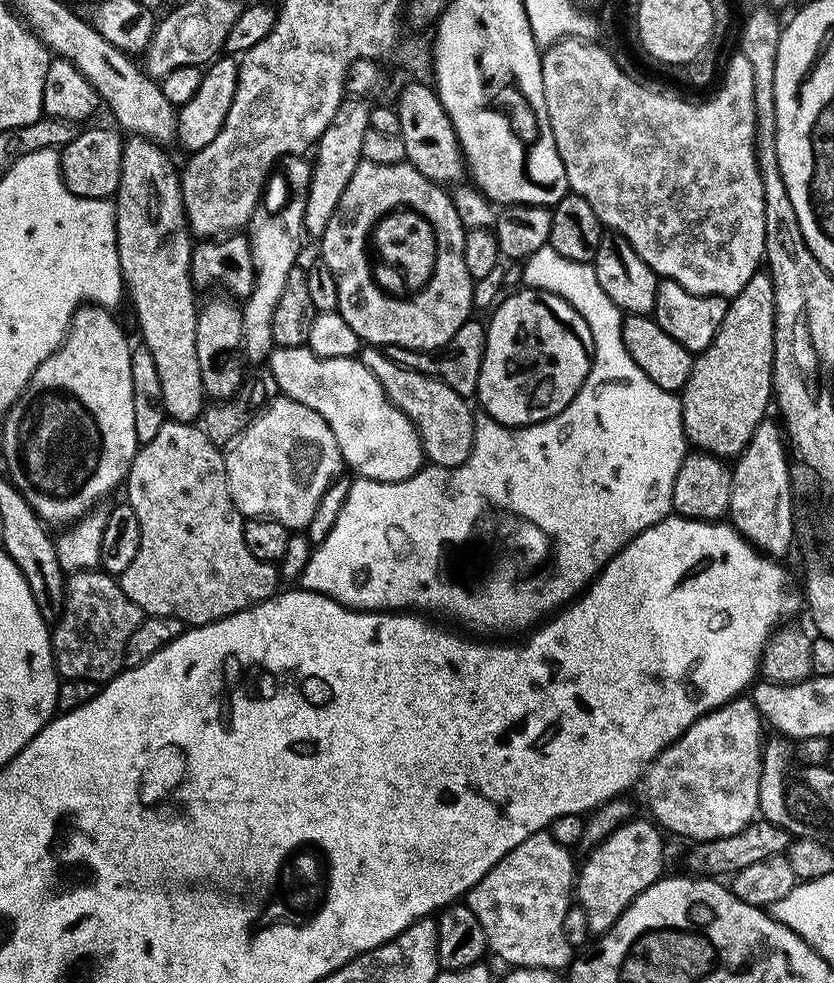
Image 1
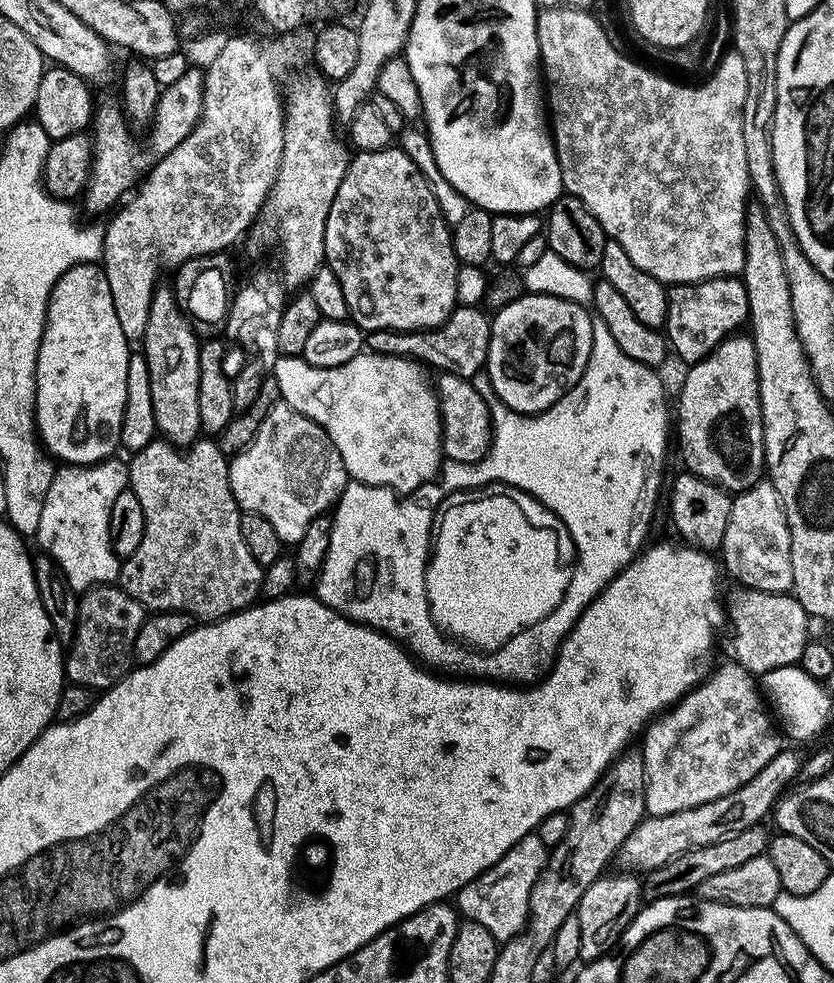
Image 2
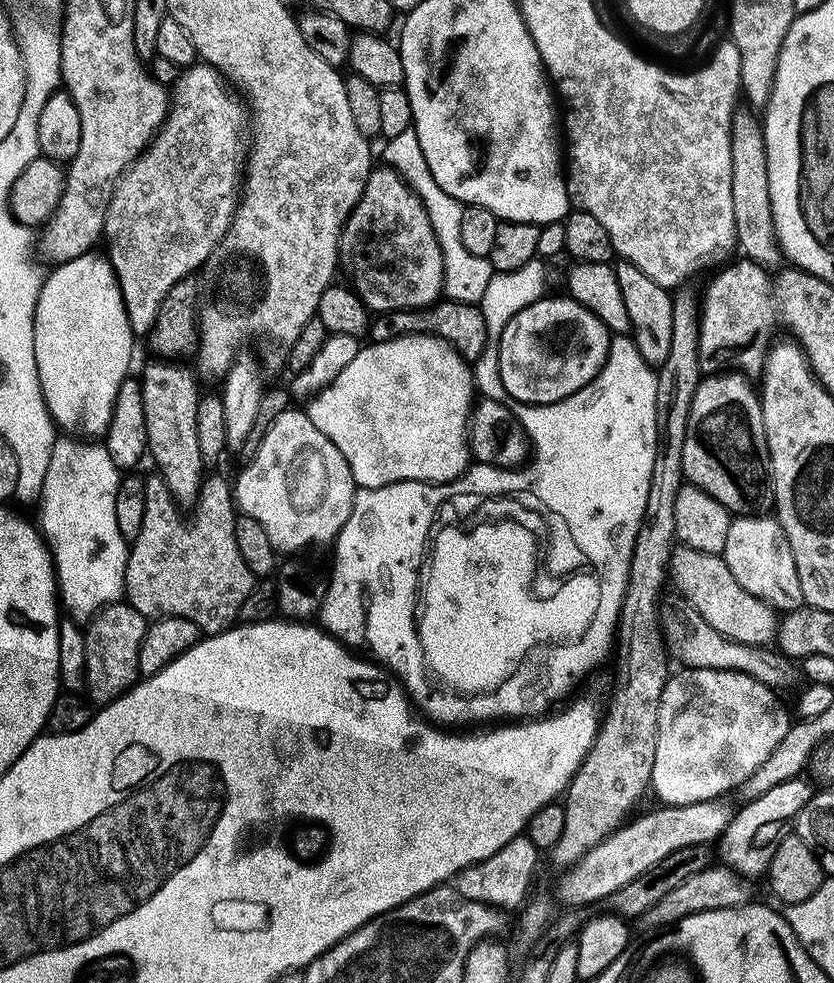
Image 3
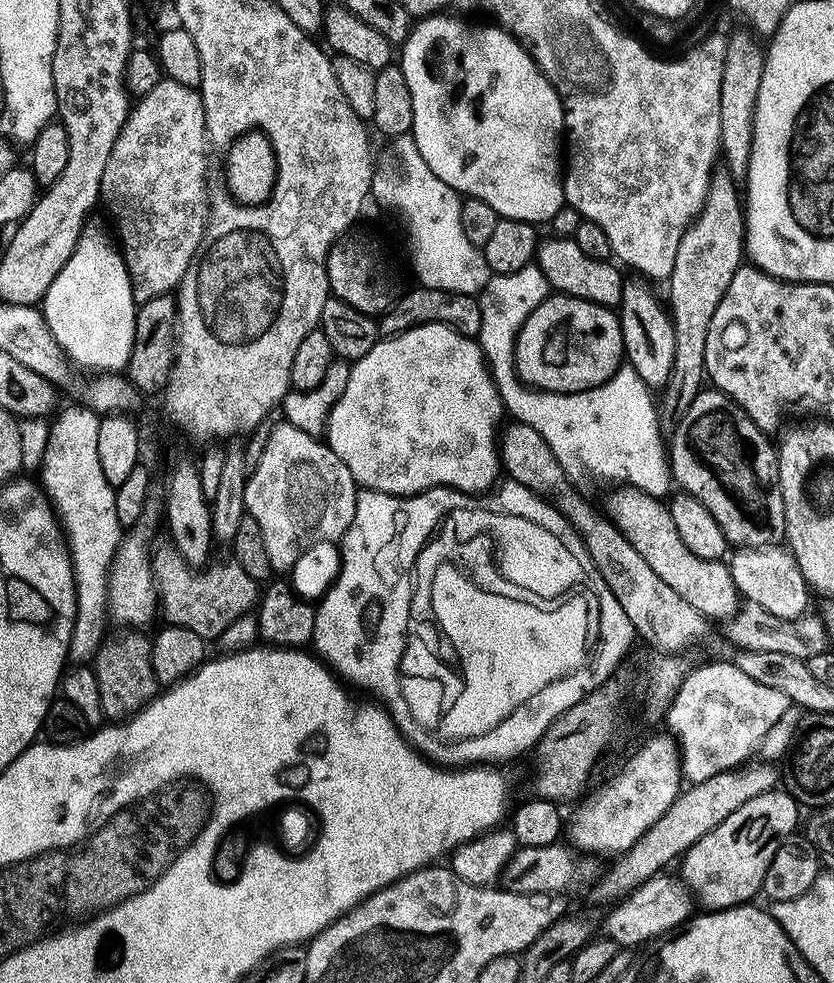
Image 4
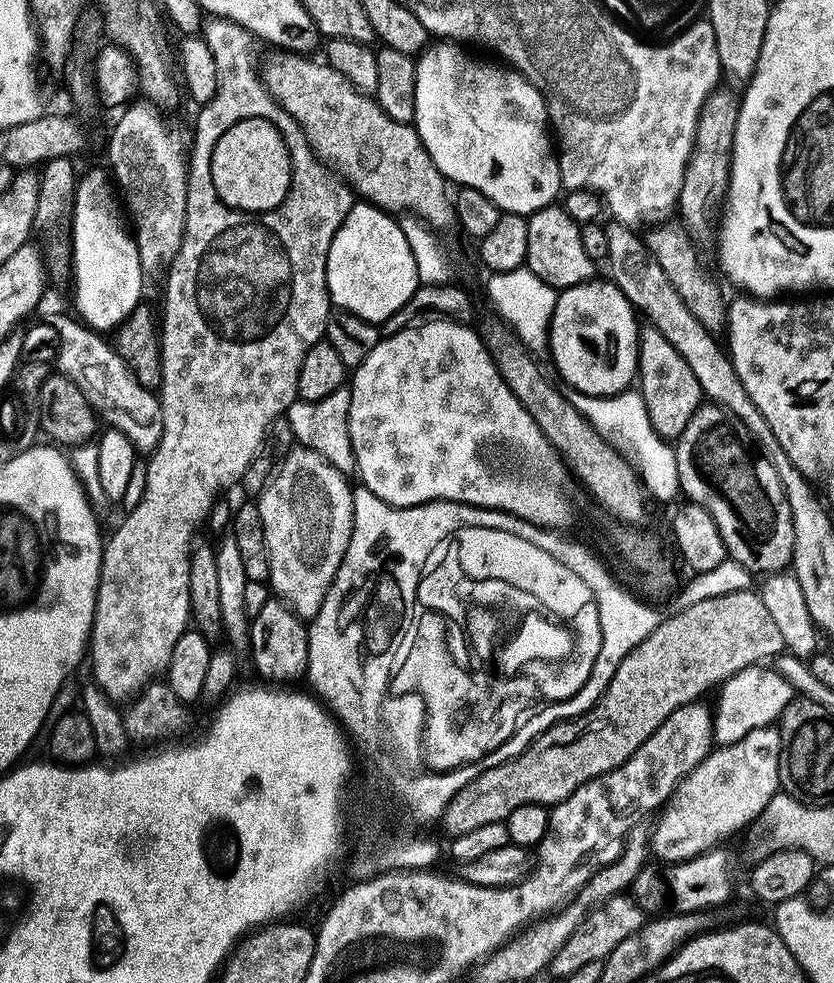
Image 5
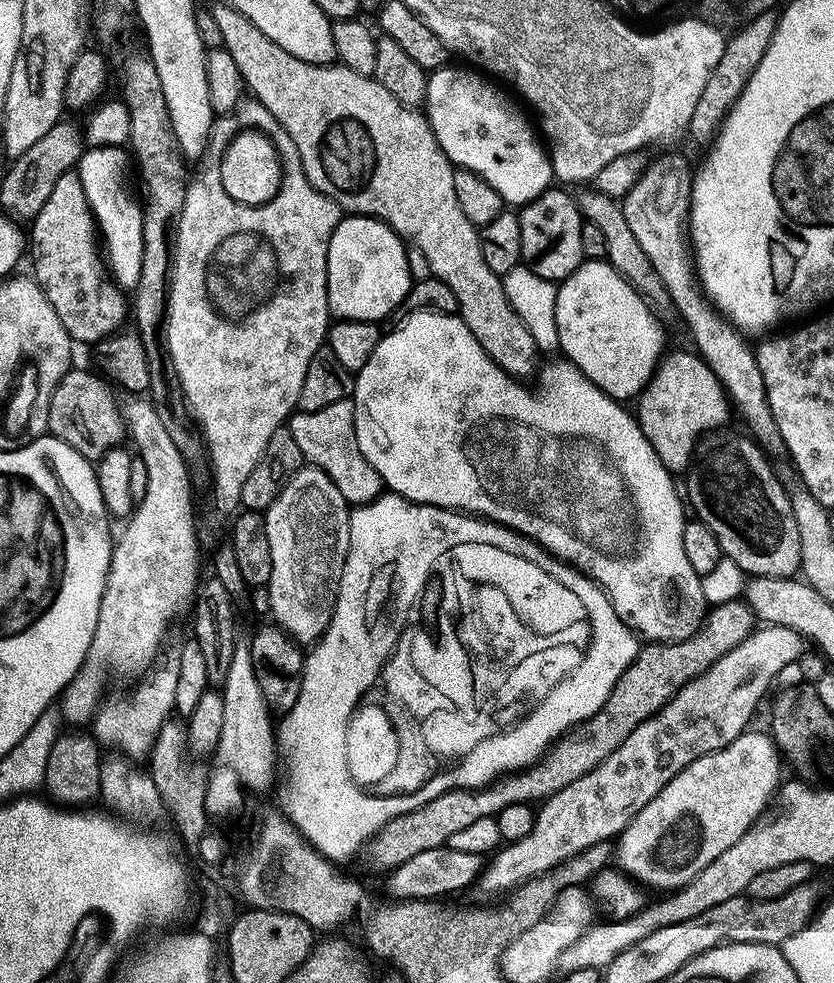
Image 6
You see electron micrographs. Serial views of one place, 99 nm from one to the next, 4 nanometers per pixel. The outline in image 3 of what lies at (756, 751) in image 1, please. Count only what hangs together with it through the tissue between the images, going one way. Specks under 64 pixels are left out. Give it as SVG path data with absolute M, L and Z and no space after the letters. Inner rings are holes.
M684 668L680 673L669 675L666 686L662 690L662 702L658 710L658 742L654 746L654 770L652 771L651 791L656 791L656 796L661 805L677 804L678 806L686 806L694 802L706 802L713 800L719 796L727 797L731 788L739 789L749 778L750 774L754 774L754 770L758 770L758 766L762 766L762 762L766 762L766 758L770 758L770 754L774 754L774 746L778 746L778 742L782 742L782 738L786 738L790 727L790 719L788 720L788 712L784 709L784 704L779 700L777 693L773 689L762 686L762 682L754 682L754 678L750 678L741 672L731 672L730 670L702 670L701 668Z

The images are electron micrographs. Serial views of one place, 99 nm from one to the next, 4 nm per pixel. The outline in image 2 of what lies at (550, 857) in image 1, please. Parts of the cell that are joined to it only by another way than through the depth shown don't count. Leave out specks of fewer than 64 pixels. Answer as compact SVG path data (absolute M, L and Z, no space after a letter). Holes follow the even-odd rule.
M535 834L522 838L494 862L478 878L474 878L466 886L462 886L454 897L454 904L461 913L468 915L473 924L480 924L496 941L512 940L524 931L528 923L528 907L530 892L534 890L534 882L538 882L540 871L548 860L548 849Z

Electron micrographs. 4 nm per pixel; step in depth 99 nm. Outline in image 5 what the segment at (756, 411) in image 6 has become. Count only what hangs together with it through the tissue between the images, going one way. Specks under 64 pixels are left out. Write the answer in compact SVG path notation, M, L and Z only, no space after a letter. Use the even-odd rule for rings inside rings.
M657 223L653 227L657 228L646 236L648 251L652 253L658 266L662 266L662 270L666 270L666 278L670 278L670 286L674 286L674 290L678 290L678 298L682 298L682 302L686 302L686 310L690 310L690 314L694 314L694 318L698 322L702 322L702 326L708 328L709 332L719 333L719 328L721 331L728 319L726 299L724 300L723 294L720 293L719 286L700 269L700 264L696 261L695 250L697 251L697 249L689 237L688 229L679 223L676 223L677 225L666 223Z

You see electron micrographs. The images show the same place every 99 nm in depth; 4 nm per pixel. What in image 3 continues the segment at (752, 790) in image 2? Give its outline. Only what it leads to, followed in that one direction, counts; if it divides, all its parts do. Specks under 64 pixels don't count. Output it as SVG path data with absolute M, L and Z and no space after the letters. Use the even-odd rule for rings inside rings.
M719 796L713 800L694 802L686 806L677 804L656 806L653 812L629 819L561 875L564 877L556 888L561 902L570 904L566 906L580 906L576 904L607 901L616 891L622 890L627 883L645 874L652 867L658 866L675 851L682 850L683 847L694 847L696 844L711 845L719 841L726 826L730 826L730 822L736 817L737 805L727 804L728 802L725 797Z

